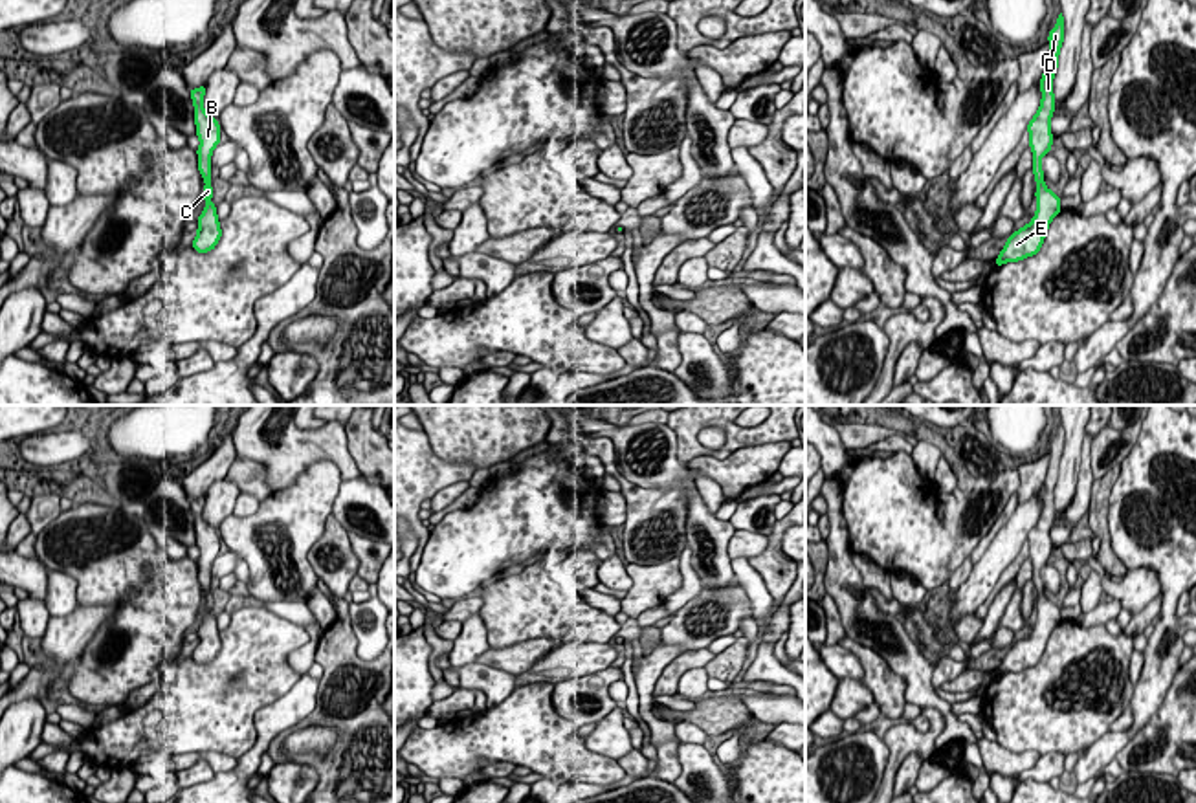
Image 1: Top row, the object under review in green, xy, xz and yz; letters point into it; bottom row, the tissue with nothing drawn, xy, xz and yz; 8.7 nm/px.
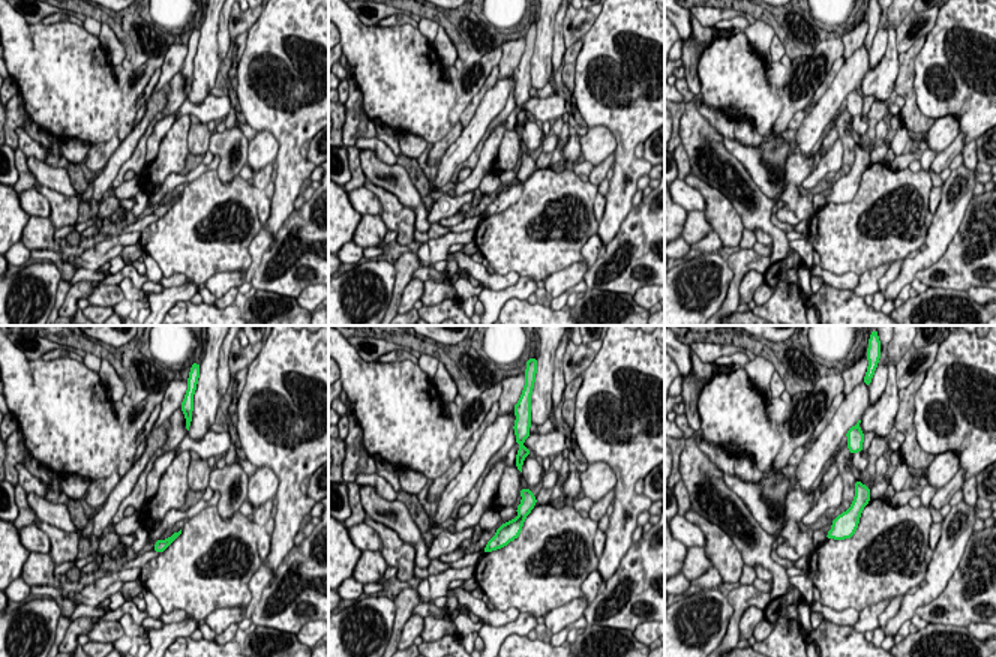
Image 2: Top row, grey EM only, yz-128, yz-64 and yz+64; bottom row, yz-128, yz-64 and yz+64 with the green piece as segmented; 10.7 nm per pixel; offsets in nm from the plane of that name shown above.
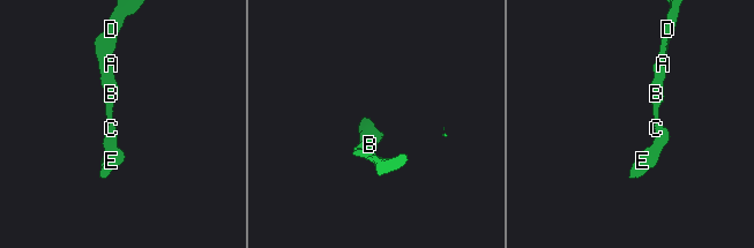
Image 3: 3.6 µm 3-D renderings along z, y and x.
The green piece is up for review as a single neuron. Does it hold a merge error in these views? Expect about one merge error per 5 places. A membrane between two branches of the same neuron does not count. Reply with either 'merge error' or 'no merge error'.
no merge error

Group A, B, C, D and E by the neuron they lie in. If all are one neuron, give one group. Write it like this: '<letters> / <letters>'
A B C D E

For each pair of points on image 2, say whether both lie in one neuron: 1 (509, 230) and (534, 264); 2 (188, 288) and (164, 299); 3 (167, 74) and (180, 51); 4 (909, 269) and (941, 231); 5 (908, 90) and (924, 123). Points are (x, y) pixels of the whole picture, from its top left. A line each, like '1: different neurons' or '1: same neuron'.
1: same neuron
2: same neuron
3: same neuron
4: same neuron
5: same neuron

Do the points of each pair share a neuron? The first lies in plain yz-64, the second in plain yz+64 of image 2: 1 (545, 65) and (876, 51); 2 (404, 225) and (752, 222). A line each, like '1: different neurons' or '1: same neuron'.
1: same neuron
2: different neurons

